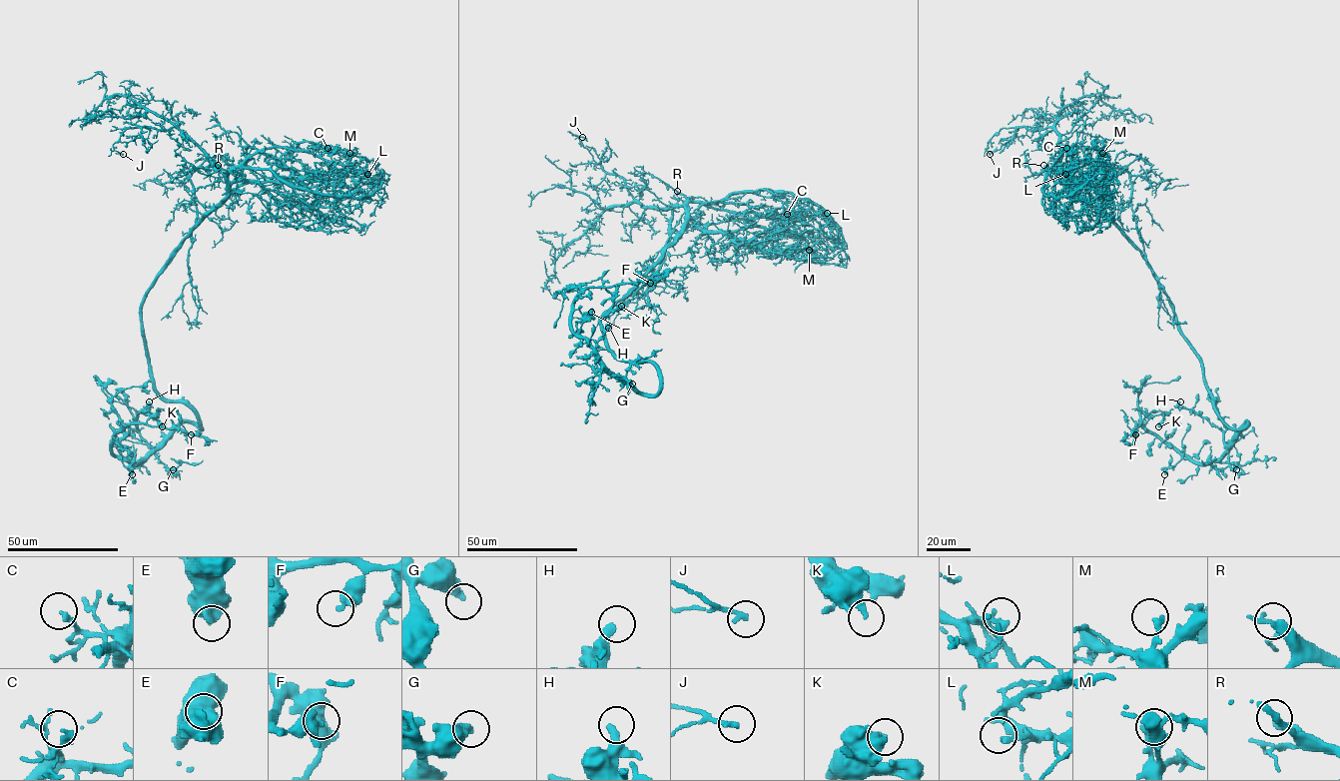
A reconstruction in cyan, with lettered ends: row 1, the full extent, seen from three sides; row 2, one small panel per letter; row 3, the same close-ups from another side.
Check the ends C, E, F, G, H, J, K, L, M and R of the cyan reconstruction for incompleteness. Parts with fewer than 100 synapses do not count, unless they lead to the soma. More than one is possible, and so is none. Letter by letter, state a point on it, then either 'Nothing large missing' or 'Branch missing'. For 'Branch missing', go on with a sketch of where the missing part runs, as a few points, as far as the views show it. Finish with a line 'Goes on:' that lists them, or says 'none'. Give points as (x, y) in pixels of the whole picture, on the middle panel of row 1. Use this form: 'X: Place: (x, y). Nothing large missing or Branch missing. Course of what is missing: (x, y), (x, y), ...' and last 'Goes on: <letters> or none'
C: Place: (787, 214). Nothing large missing
E: Place: (591, 312). Nothing large missing
F: Place: (650, 283). Nothing large missing
G: Place: (632, 384). Nothing large missing
H: Place: (608, 328). Nothing large missing
J: Place: (582, 137). Nothing large missing
K: Place: (621, 306). Nothing large missing
L: Place: (827, 213). Nothing large missing
M: Place: (809, 250). Nothing large missing
R: Place: (677, 191). Branch missing. Course of what is missing: (677, 191), (655, 184), (627, 192), (599, 185), (563, 186), (562, 191)
Goes on: R

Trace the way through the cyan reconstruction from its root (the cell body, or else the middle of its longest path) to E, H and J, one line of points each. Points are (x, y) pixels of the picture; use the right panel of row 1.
E: (1170, 299), (1177, 330), (1200, 362), (1213, 408), (1232, 428), (1247, 423), (1217, 458), (1181, 459), (1164, 474)
H: (1170, 299), (1213, 408), (1232, 428), (1247, 423), (1227, 446), (1220, 429), (1180, 401)
J: (1170, 299), (1142, 254), (1059, 179), (1061, 140), (1051, 127), (1002, 128), (988, 142), (990, 154)

